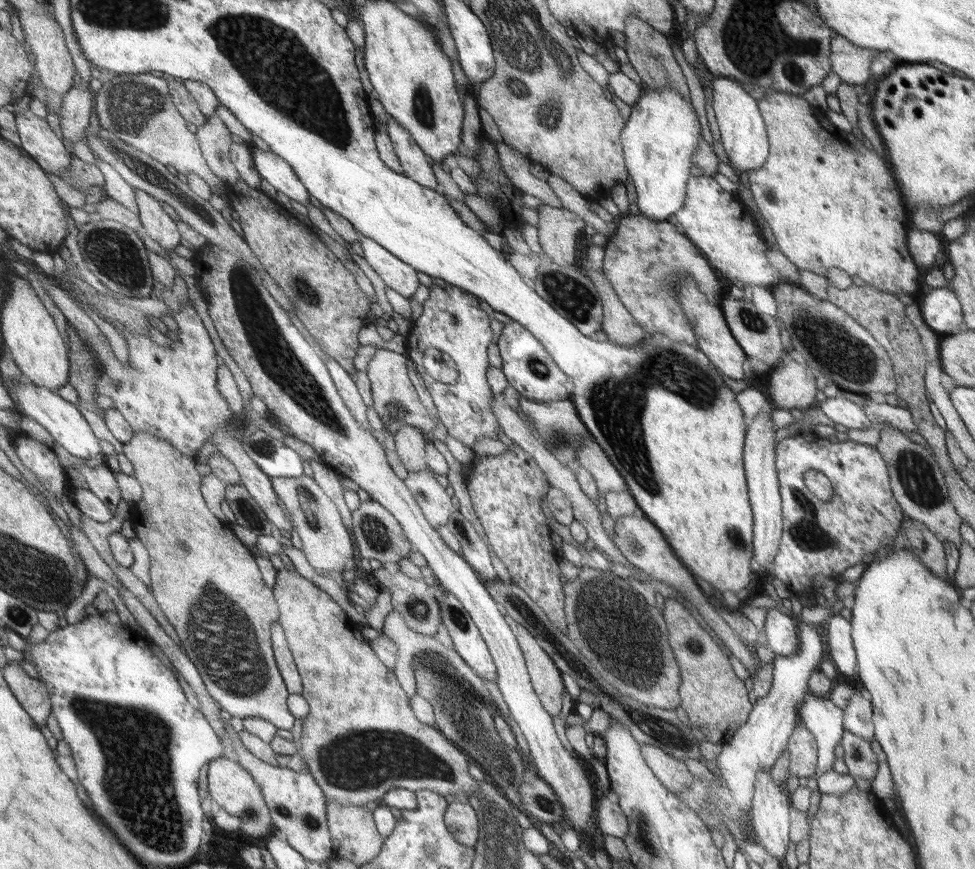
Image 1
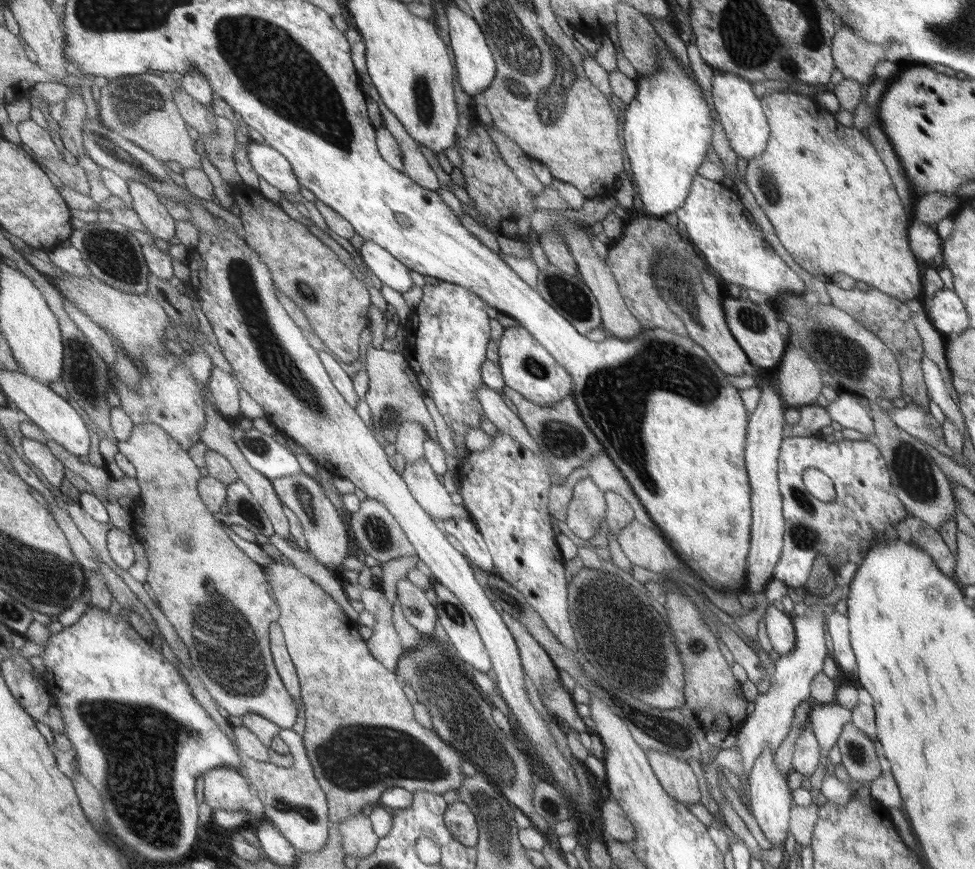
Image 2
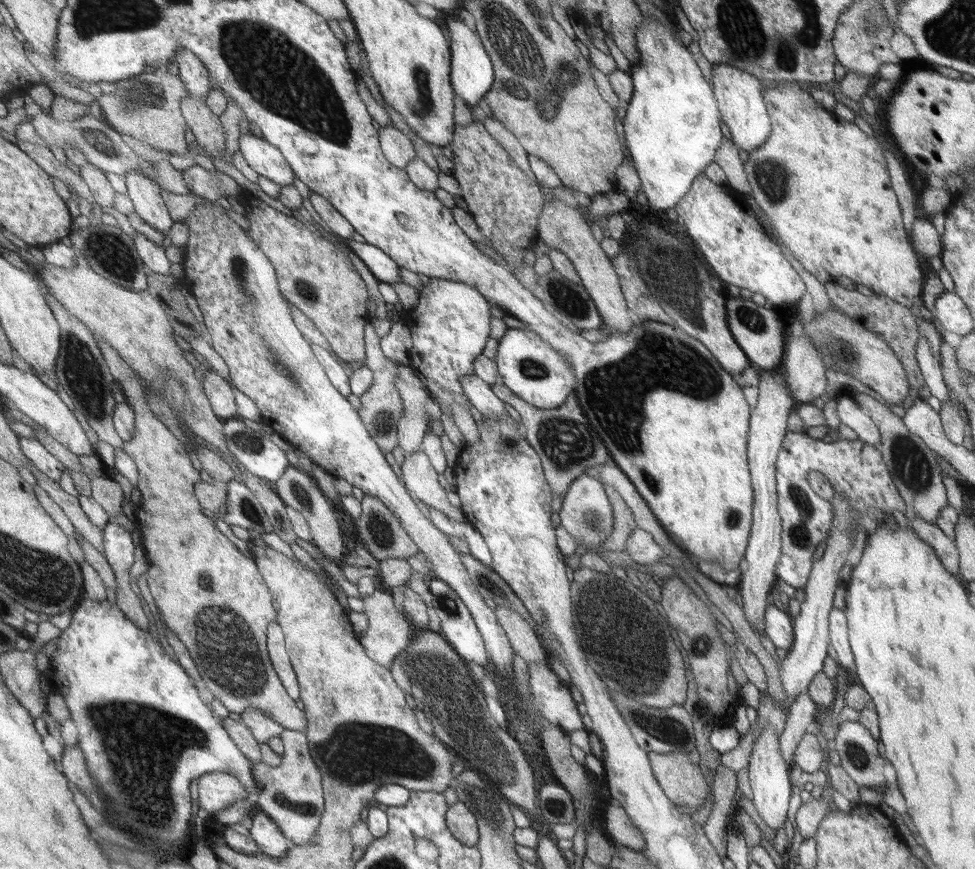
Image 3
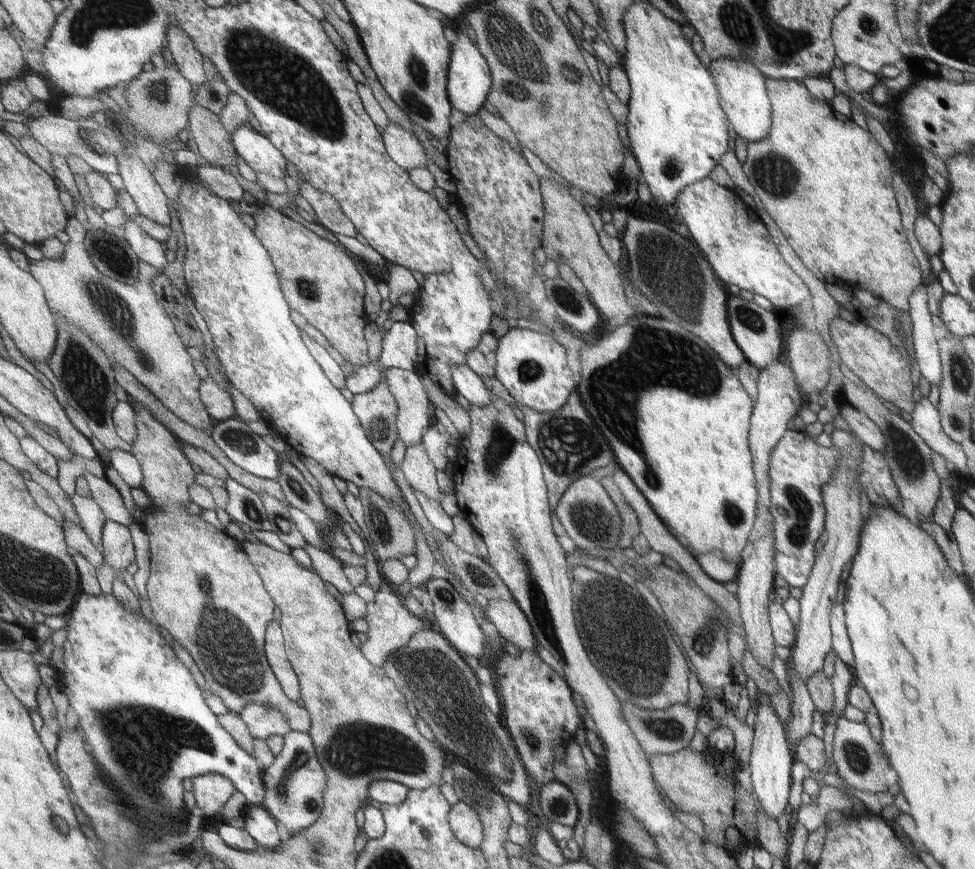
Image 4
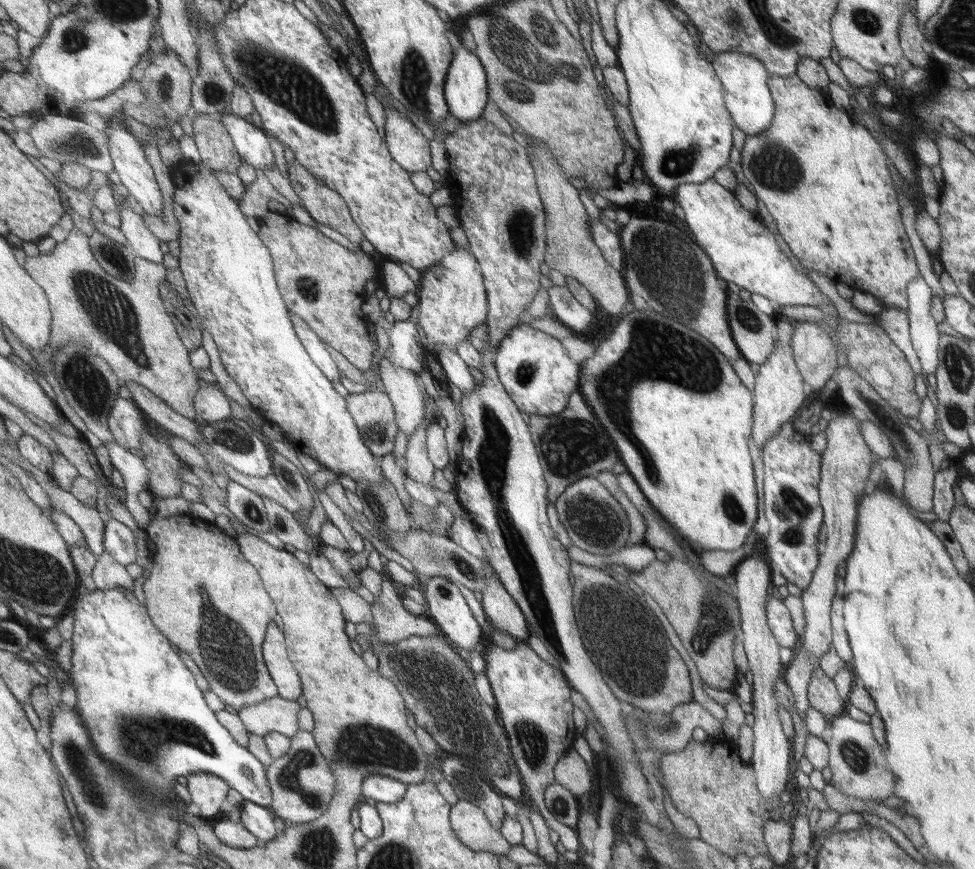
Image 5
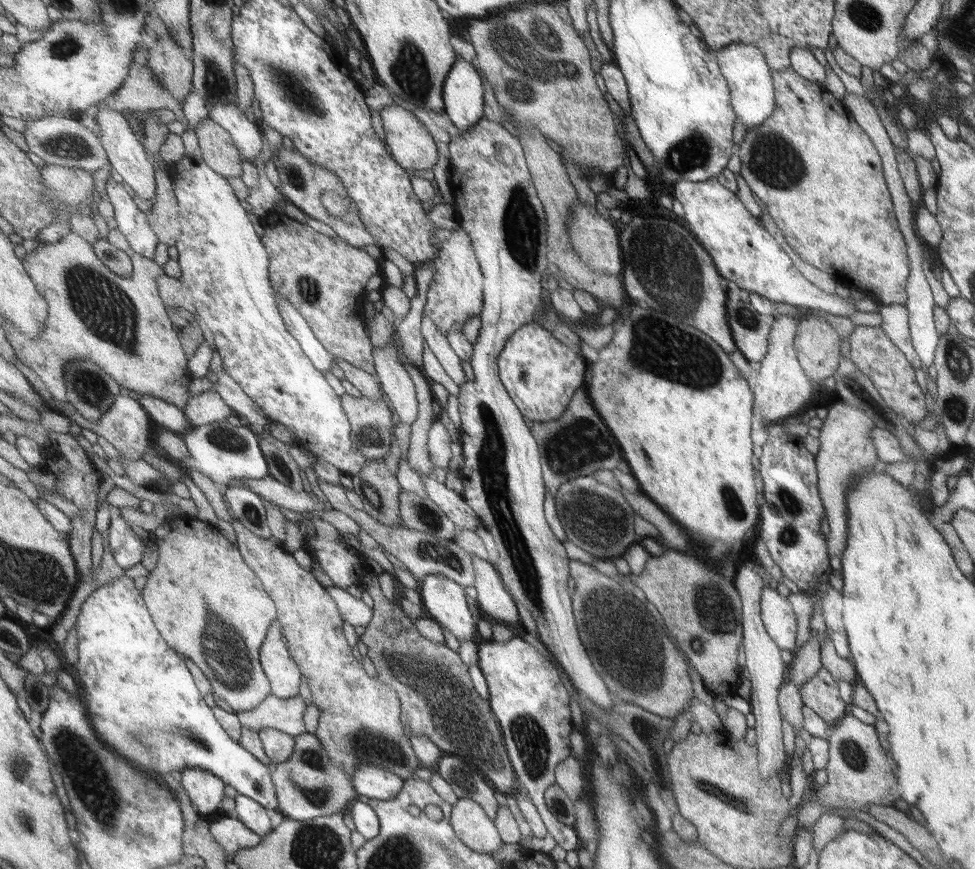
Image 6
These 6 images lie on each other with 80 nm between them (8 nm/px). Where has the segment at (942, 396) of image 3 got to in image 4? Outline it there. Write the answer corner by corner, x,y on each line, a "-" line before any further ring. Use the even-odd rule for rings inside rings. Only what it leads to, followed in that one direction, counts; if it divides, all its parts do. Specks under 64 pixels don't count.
924,282
912,290
908,298
908,309
911,323
910,341
914,352
913,358
918,364
921,376
929,384
935,384
938,388
940,379
940,356
938,355
938,344
933,335
933,322
931,313
928,311
927,293

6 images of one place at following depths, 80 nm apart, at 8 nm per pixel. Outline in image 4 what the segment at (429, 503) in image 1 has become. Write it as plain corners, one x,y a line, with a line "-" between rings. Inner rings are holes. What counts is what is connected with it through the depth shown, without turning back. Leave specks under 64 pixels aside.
423,442
408,446
401,470
412,489
420,490
441,503
444,493
437,484
437,468
428,456

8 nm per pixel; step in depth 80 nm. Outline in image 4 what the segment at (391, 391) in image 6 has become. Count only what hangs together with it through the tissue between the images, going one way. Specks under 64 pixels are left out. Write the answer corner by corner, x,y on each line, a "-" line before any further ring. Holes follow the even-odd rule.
388,368
386,370
386,382
395,394
397,405
399,405
398,430
401,442
404,442
406,447
423,442
424,435
434,423
434,418
432,416
431,398
424,387
421,374
415,370

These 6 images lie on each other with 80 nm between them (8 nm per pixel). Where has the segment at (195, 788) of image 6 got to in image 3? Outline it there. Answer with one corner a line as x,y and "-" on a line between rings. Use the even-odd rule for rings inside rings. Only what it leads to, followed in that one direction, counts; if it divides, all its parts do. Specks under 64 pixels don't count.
213,772
200,777
199,796
199,806
209,815
229,808
237,800
250,799
244,783
227,772

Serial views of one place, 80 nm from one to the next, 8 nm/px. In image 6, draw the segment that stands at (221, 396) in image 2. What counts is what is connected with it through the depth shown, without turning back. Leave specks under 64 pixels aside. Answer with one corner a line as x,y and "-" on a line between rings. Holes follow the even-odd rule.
213,390
191,397
184,412
193,428
225,421
227,416
235,414
227,402
223,401
219,392

